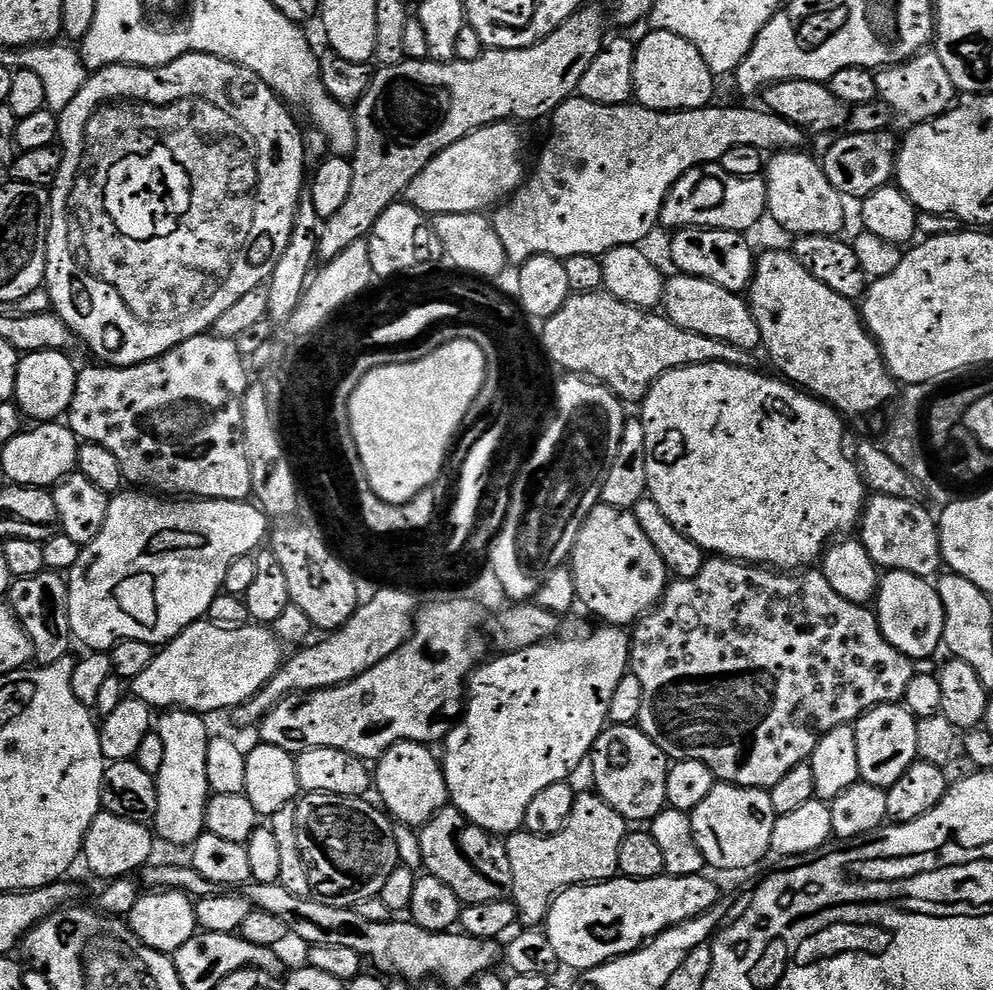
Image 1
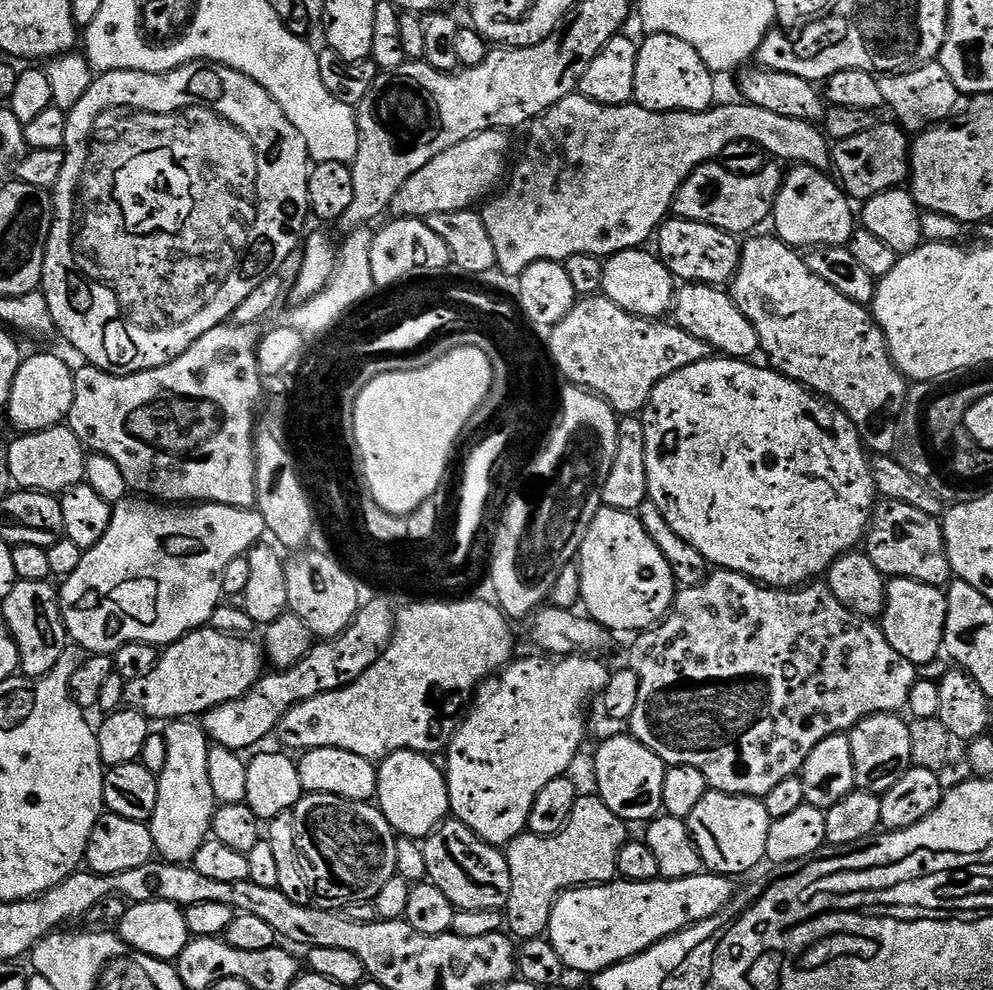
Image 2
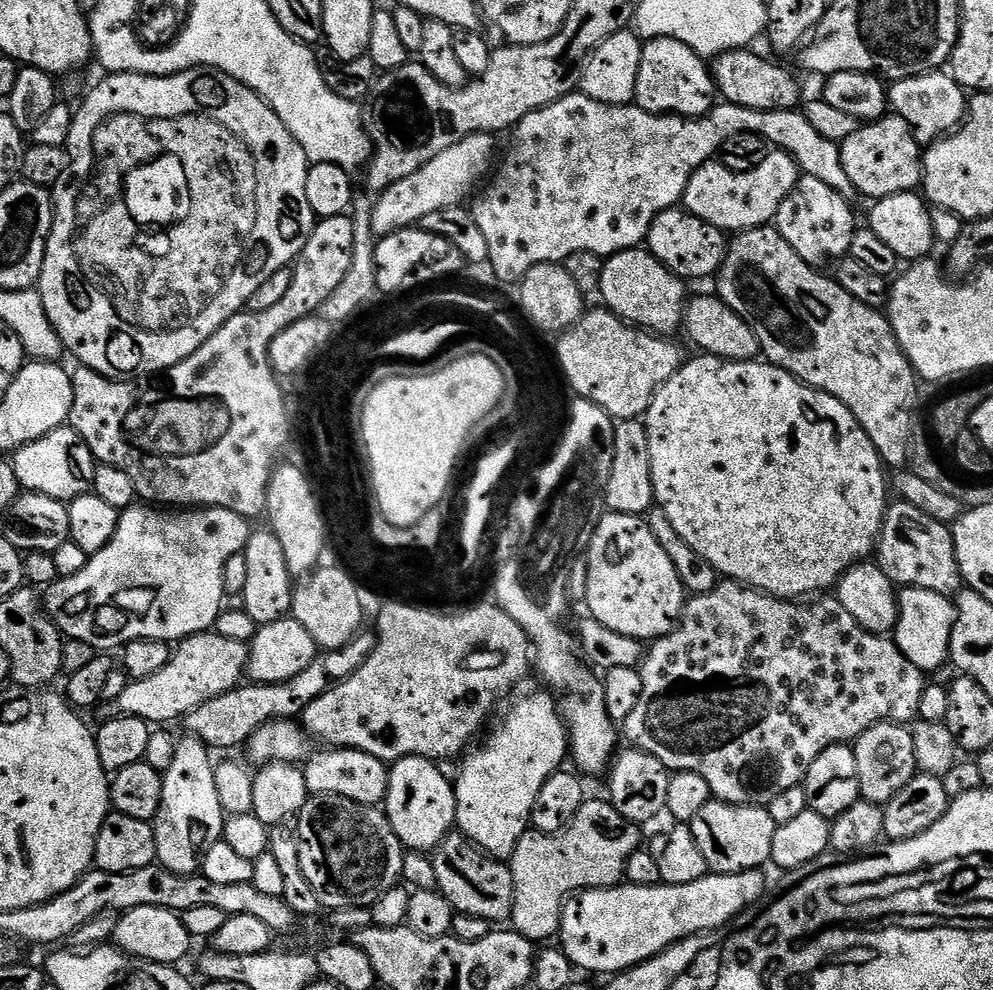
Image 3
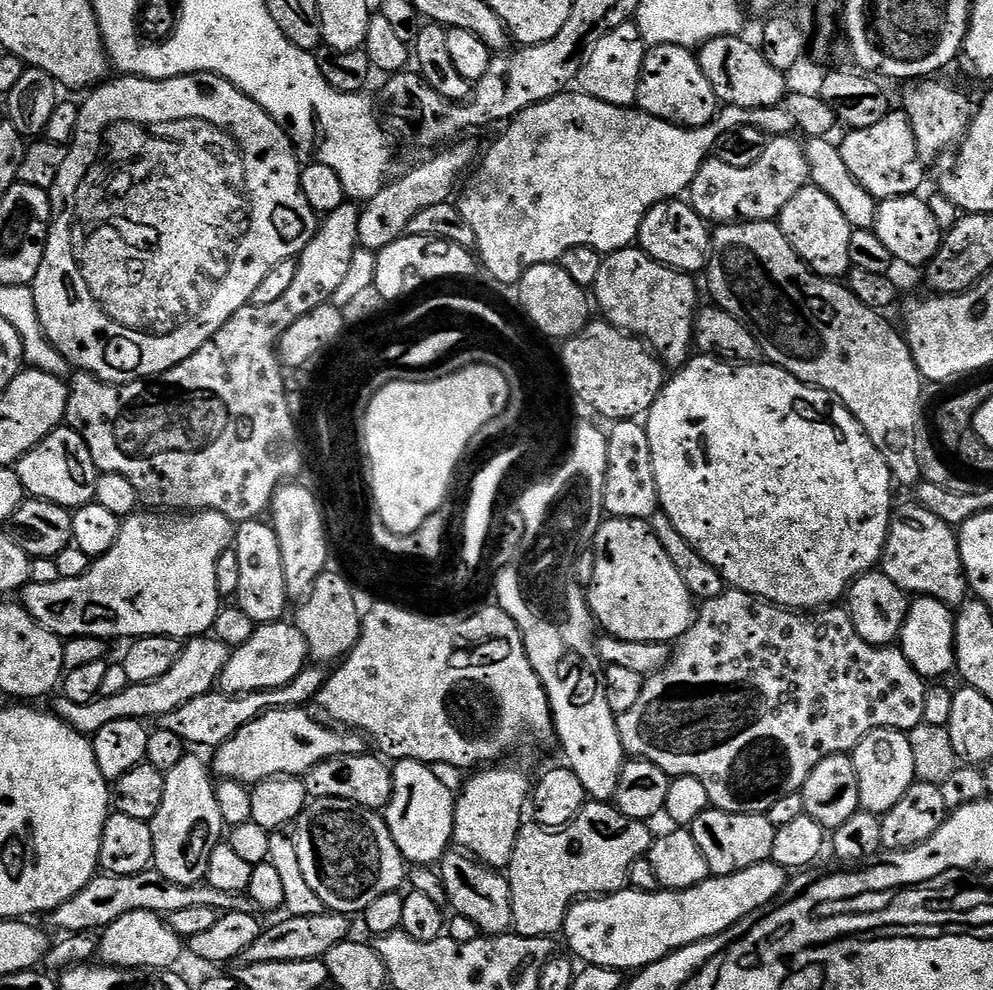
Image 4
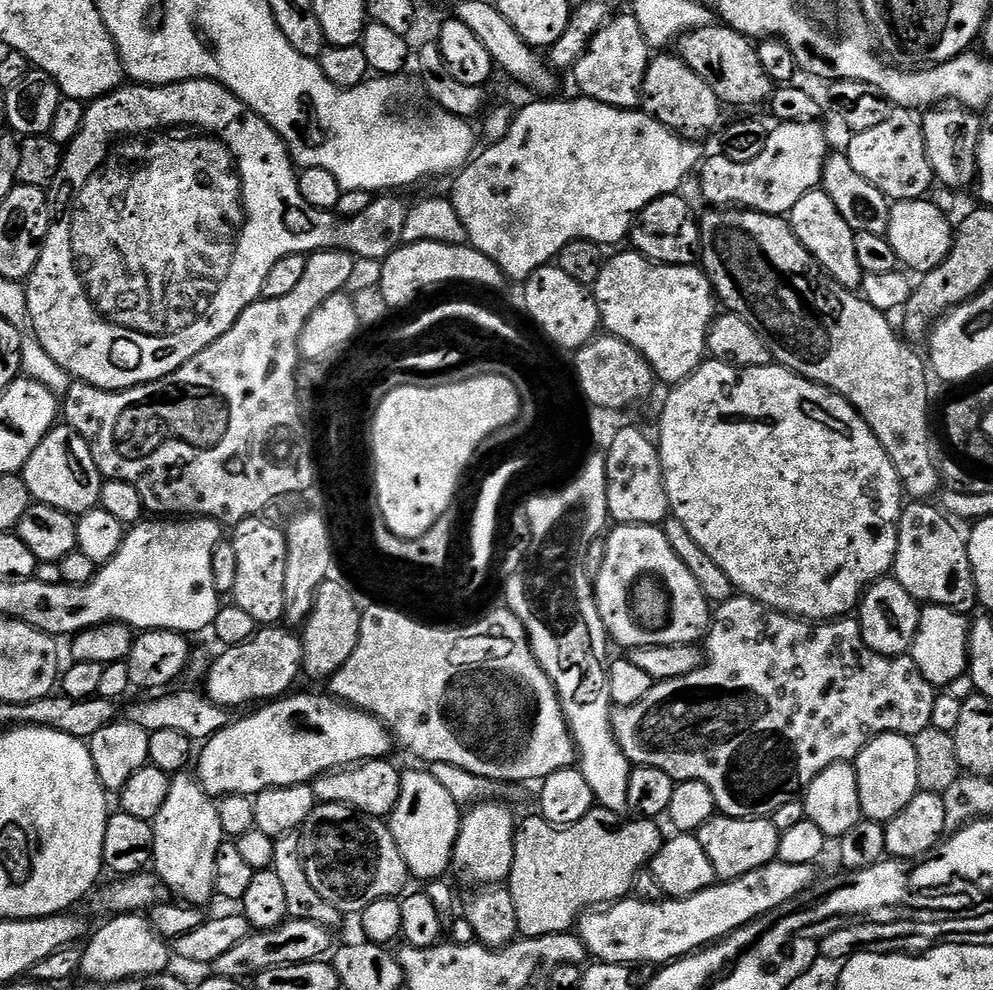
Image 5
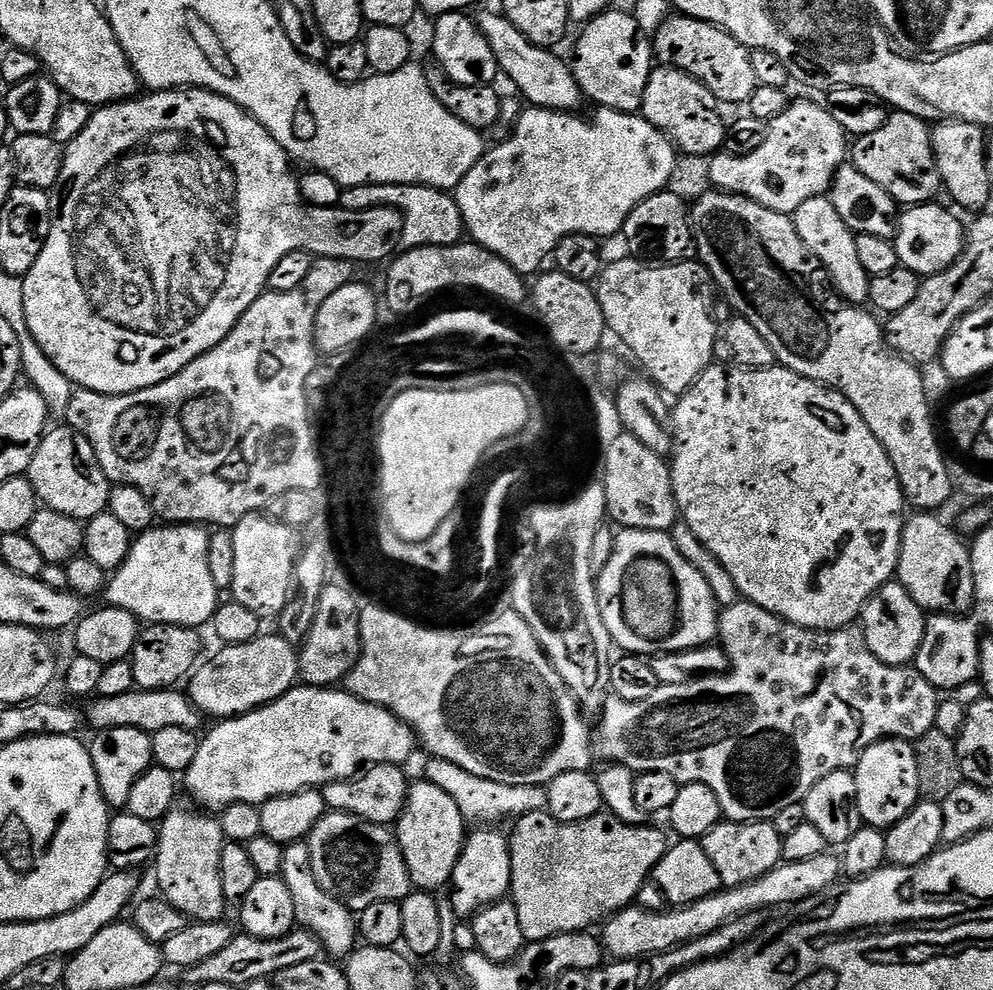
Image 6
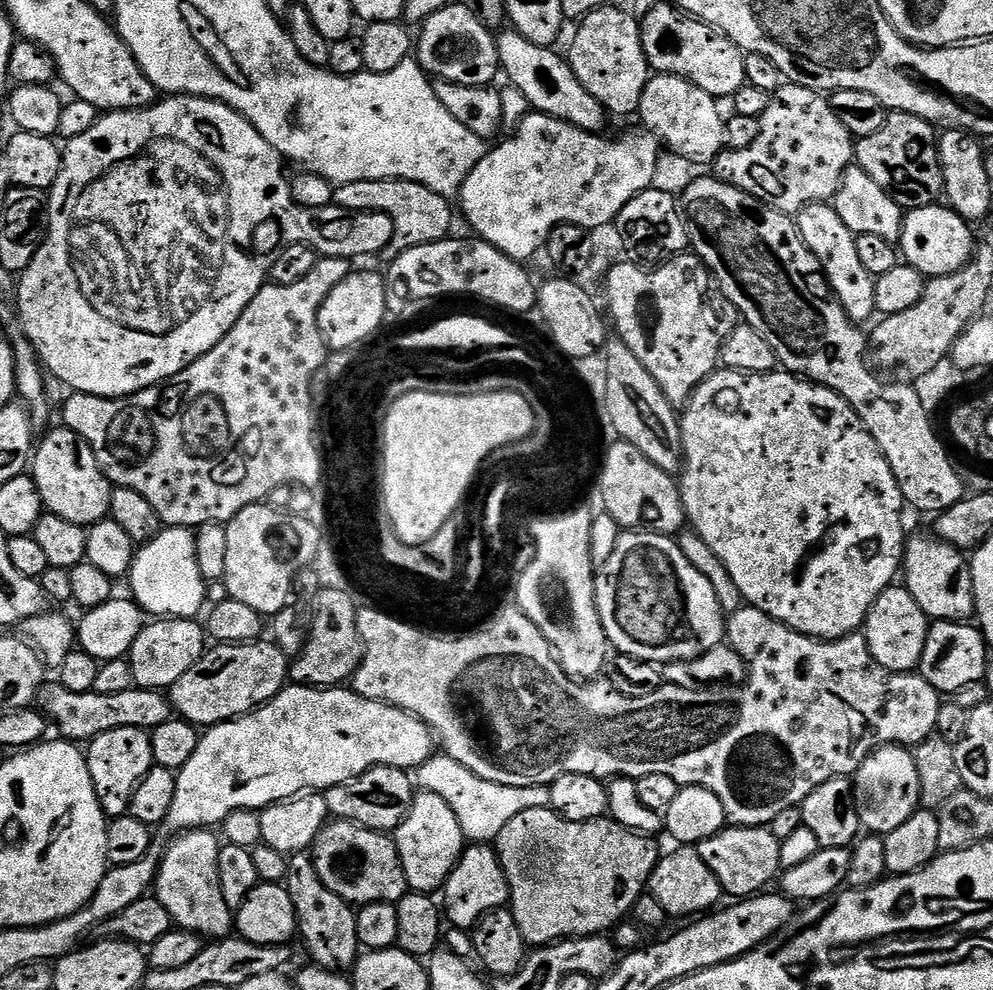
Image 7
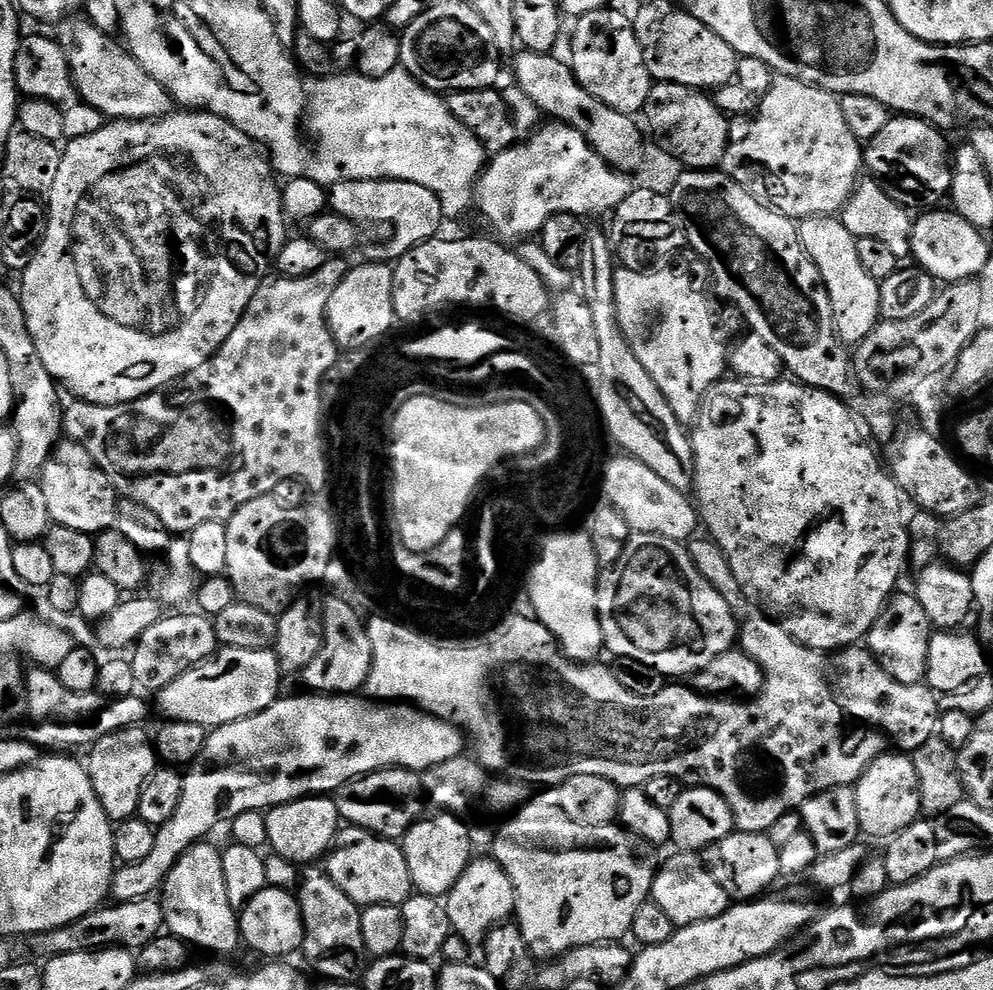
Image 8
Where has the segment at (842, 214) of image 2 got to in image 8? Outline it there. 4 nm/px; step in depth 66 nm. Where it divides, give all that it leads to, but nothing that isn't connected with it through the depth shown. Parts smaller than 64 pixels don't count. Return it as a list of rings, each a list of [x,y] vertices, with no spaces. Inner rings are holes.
[[[808,216],[799,221],[800,241],[818,266],[822,282],[830,294],[830,306],[834,310],[834,324],[841,340],[849,346],[862,343],[866,334],[880,323],[880,285],[866,274],[858,258],[856,237],[846,230],[843,219],[831,216]]]

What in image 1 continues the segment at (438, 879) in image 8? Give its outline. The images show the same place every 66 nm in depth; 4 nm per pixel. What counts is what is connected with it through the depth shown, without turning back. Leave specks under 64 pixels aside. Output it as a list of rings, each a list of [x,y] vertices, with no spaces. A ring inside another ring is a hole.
[[[407,742],[396,744],[390,751],[385,752],[380,757],[374,768],[374,788],[375,791],[380,791],[381,801],[379,800],[379,803],[383,805],[387,815],[393,821],[407,824],[415,830],[429,824],[446,807],[450,800],[441,761],[438,759],[437,753],[435,756],[432,751],[431,747],[422,744],[409,744]]]

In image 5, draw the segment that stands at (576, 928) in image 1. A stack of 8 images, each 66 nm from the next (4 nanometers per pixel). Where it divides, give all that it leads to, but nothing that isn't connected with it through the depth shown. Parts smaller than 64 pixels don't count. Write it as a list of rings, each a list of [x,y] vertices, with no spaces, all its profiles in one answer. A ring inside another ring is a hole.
[[[773,862],[750,874],[742,874],[742,878],[714,883],[706,890],[686,898],[617,900],[603,910],[592,910],[581,916],[578,935],[587,946],[589,957],[601,964],[663,966],[723,940],[759,916],[767,916],[791,905],[813,887],[812,871],[814,868],[810,864]]]

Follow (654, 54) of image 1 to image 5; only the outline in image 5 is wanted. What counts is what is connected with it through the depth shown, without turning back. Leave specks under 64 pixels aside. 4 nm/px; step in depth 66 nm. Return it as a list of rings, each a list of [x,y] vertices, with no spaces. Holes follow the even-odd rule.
[[[656,54],[649,59],[644,75],[643,111],[682,139],[704,142],[712,131],[715,133],[721,127],[720,99],[716,97],[714,90],[710,90],[710,86],[706,86],[702,78],[698,78],[698,74],[694,74],[694,70],[690,70],[690,66],[686,66],[686,62],[679,55],[664,55],[668,54]]]

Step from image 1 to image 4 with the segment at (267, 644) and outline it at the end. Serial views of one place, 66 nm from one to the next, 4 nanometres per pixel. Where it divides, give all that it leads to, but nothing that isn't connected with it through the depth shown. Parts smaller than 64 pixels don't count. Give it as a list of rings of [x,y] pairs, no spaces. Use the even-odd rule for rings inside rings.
[[[211,634],[194,636],[181,647],[178,662],[174,662],[174,666],[170,666],[170,670],[166,670],[162,678],[154,678],[154,682],[129,684],[118,694],[99,695],[90,702],[70,702],[70,698],[60,694],[55,697],[57,700],[50,704],[50,708],[71,728],[89,738],[95,736],[96,732],[102,730],[102,726],[106,726],[109,722],[119,720],[149,722],[148,720],[152,719],[155,721],[173,712],[190,698],[198,698],[202,694],[213,691],[219,685],[229,655],[230,649],[215,636]]]

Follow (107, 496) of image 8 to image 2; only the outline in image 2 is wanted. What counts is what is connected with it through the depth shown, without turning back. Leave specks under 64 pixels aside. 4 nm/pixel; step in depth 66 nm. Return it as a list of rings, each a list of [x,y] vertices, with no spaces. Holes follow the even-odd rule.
[[[67,426],[20,434],[15,438],[17,440],[9,446],[6,459],[12,483],[17,489],[63,494],[76,484],[84,483],[86,449]]]

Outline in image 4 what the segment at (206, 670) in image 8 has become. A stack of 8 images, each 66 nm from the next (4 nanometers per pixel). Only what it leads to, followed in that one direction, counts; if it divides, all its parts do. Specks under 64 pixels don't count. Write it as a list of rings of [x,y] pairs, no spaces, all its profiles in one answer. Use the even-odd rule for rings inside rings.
[[[295,623],[261,624],[254,630],[250,642],[231,649],[224,673],[220,676],[218,688],[229,696],[281,688],[289,684],[309,663],[309,660],[306,638],[302,638]]]

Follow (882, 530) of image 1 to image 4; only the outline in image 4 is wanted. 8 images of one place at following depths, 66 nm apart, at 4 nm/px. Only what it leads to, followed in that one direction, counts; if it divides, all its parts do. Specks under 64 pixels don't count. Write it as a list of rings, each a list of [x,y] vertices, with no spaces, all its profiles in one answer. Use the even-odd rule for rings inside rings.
[[[909,502],[905,508],[897,507],[888,527],[888,541],[884,547],[882,571],[913,597],[929,596],[949,606],[960,606],[969,599],[970,585],[964,571],[960,538],[957,529],[951,528],[930,510]]]

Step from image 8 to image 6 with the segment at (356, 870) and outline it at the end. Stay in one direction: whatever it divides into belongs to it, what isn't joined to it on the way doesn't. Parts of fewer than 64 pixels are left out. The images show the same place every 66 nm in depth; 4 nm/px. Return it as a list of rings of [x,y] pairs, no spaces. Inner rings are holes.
[[[328,810],[312,828],[312,833],[306,837],[306,843],[310,850],[310,866],[318,886],[322,886],[322,890],[326,890],[326,894],[330,894],[338,902],[351,908],[353,913],[358,914],[362,910],[366,910],[366,906],[374,906],[374,902],[405,900],[414,890],[408,867],[400,852],[396,837],[383,824],[371,824],[362,818],[352,816],[349,812]]]

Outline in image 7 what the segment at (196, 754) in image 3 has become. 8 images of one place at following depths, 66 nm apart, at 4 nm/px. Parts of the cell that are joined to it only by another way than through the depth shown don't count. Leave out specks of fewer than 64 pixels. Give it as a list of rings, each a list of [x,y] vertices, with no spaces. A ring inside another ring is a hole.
[[[212,830],[179,833],[168,845],[154,885],[156,900],[162,902],[162,906],[166,906],[166,910],[170,910],[173,925],[185,932],[195,932],[201,938],[224,938],[234,928],[234,909],[226,906],[226,898],[222,898],[222,886],[218,878],[218,858],[222,844],[218,836],[218,841],[216,841],[215,835],[217,836],[217,833]]]

